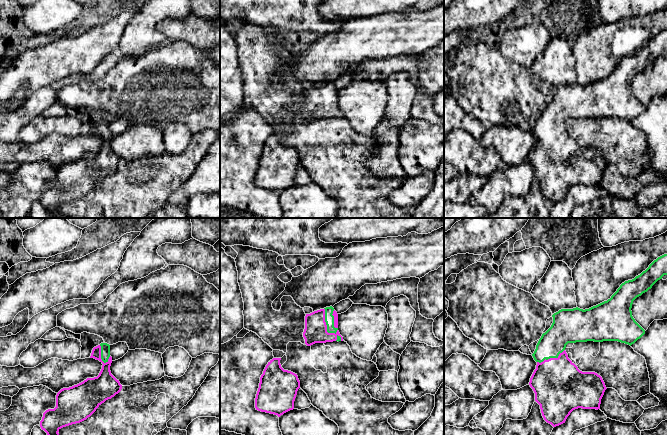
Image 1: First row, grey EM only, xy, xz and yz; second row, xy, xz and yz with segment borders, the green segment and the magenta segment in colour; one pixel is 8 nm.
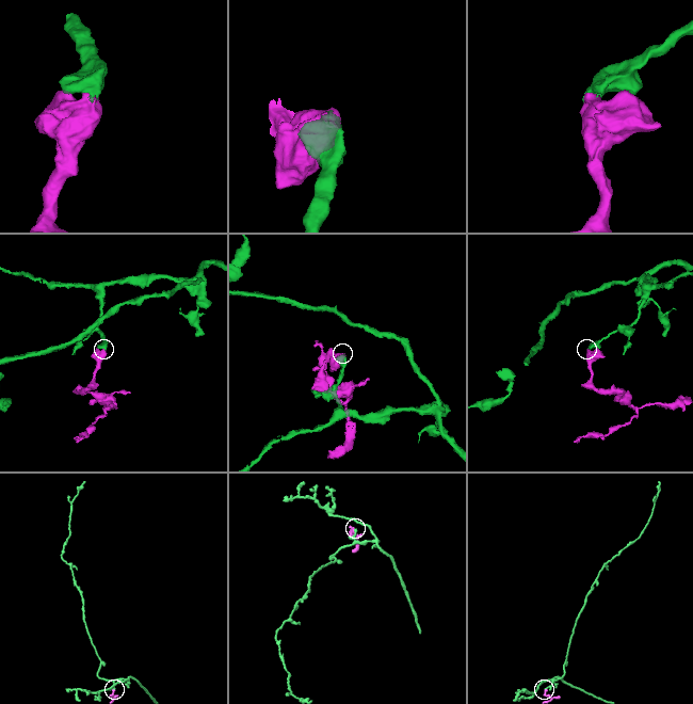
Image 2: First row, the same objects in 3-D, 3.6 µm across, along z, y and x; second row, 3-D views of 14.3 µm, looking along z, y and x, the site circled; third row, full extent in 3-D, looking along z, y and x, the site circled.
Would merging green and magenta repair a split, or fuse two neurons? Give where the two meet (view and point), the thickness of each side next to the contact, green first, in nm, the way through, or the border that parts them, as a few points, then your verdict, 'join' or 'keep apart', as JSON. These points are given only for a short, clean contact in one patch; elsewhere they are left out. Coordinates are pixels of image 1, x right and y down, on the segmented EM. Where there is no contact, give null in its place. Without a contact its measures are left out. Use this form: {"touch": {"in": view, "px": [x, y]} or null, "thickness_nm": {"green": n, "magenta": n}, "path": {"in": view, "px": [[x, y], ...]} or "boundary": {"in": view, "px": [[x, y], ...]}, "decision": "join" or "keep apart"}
{"touch": {"in": "xz", "px": [327, 328]}, "thickness_nm": {"green": 80, "magenta": 180}, "path": {"in": "xz", "px": [[329, 318], [327, 320], [327, 328], [319, 328], [315, 331]]}, "decision": "join"}

